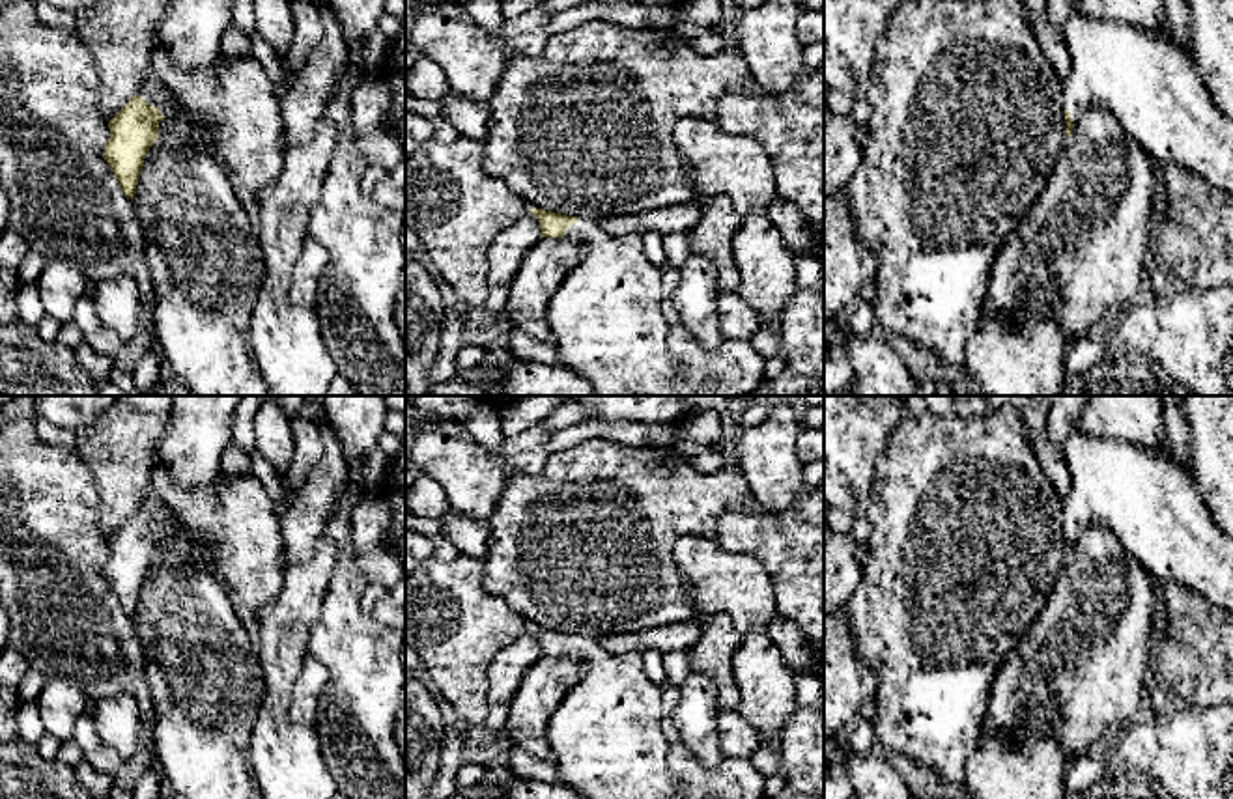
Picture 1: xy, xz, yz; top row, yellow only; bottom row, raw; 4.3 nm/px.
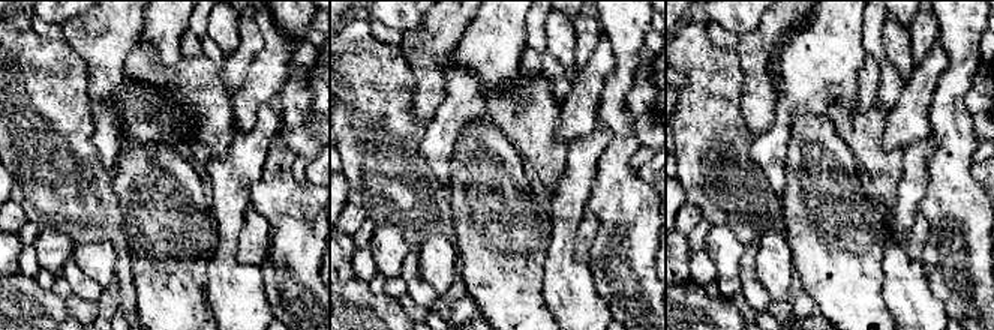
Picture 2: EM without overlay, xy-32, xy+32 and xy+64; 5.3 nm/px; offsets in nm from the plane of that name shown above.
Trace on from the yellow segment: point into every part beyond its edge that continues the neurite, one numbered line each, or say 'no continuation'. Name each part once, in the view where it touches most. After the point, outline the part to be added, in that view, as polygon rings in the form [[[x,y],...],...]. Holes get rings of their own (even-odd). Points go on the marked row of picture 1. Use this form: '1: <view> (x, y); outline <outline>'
1: xy (152, 88); outline [[[148,69],[144,80],[138,86],[138,93],[149,106],[157,106],[163,116],[174,112],[174,93],[151,69]]]

